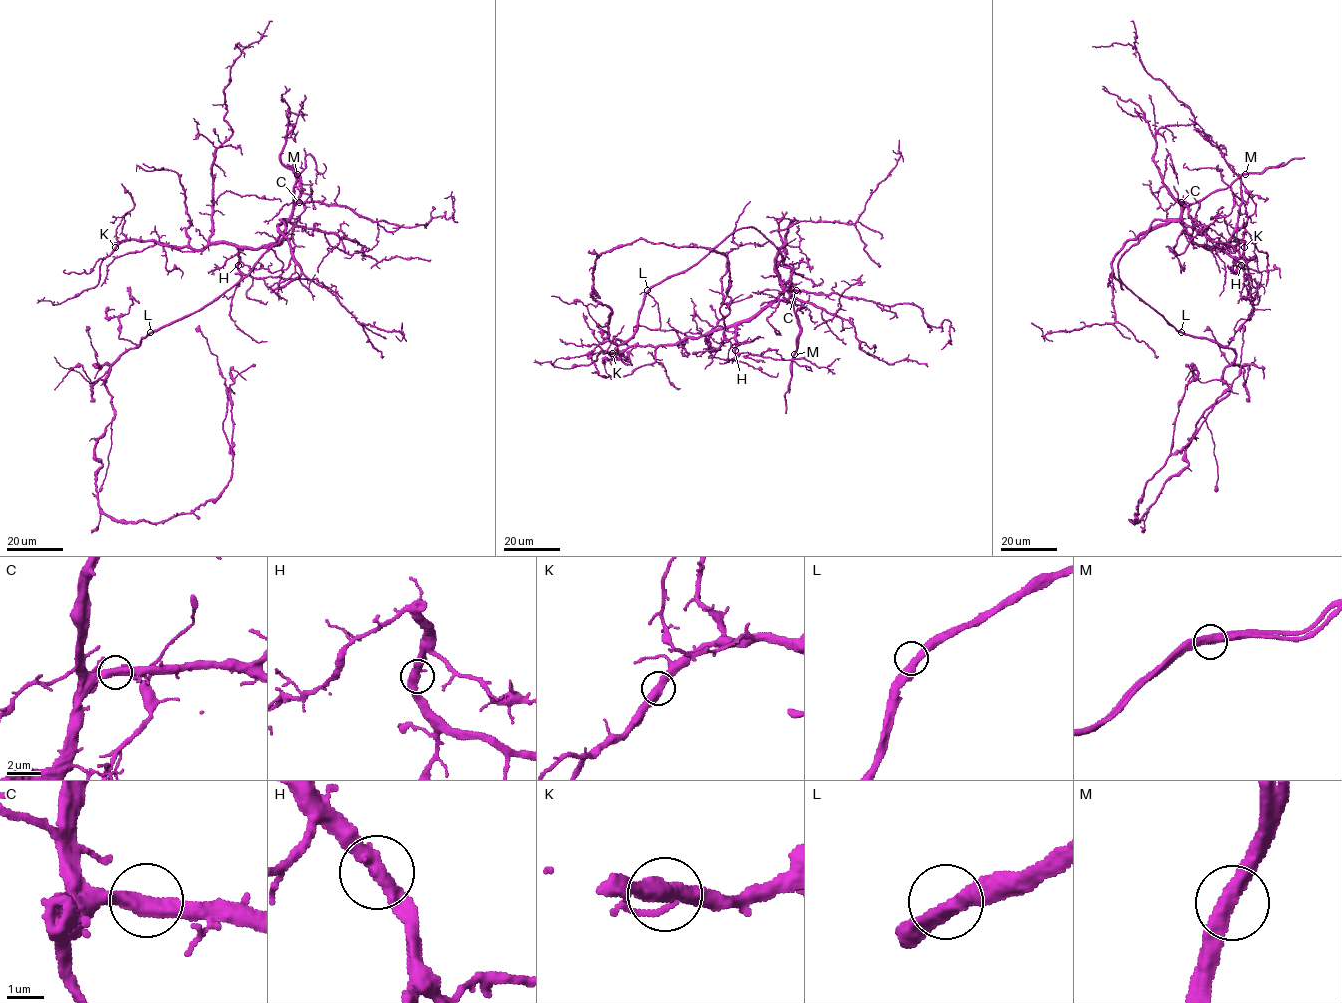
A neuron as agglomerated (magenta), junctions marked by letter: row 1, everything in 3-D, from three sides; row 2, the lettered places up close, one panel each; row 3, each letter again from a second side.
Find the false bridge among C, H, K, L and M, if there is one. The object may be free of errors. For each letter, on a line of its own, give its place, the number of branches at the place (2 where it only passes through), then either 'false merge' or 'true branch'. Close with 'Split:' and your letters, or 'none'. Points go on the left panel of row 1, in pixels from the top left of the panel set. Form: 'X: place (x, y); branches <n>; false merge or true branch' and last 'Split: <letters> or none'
C: place (299, 202); branches 2; true branch
H: place (238, 265); branches 2; true branch
K: place (115, 247); branches 2; true branch
L: place (150, 332); branches 2; true branch
M: place (297, 174); branches 2; false merge
Split: M

